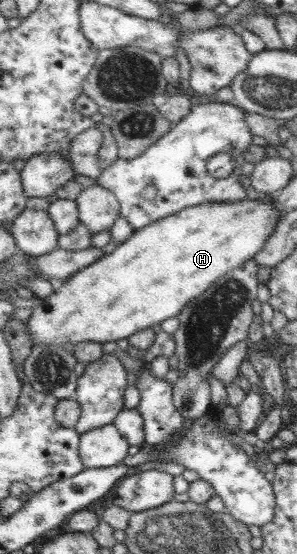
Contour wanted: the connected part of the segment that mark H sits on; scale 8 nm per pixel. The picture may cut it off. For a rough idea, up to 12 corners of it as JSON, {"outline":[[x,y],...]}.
{"outline":[[276,201],[135,230],[39,299],[38,345],[118,342],[255,257]]}

